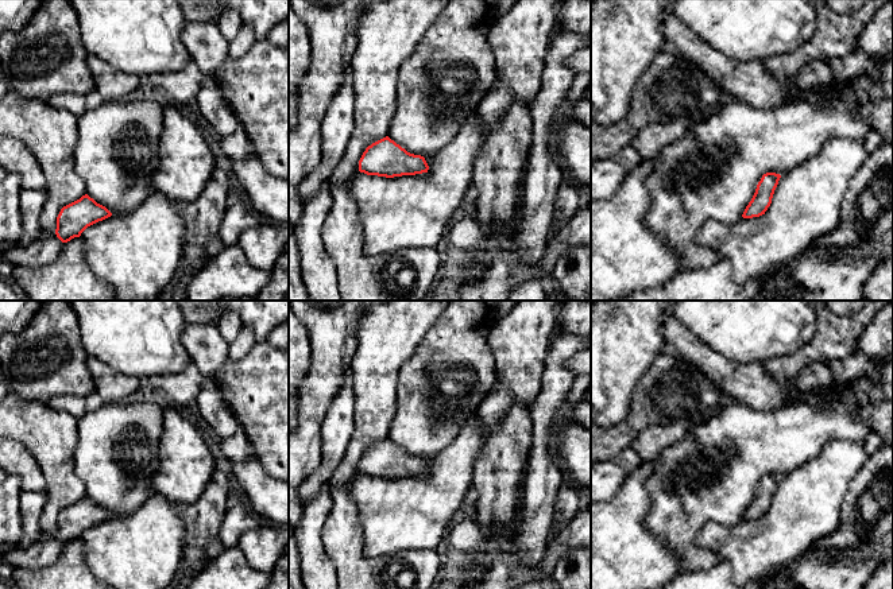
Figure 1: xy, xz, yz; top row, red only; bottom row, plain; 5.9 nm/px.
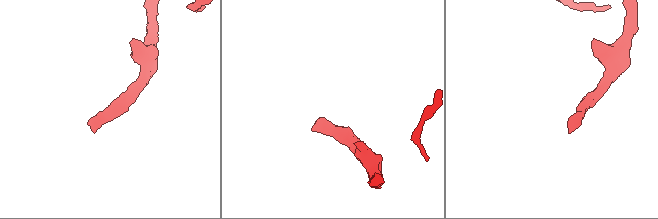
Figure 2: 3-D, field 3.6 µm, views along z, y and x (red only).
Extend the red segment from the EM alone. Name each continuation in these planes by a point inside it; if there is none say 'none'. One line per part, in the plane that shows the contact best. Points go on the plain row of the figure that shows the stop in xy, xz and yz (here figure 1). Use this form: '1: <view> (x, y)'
1: xy (46, 550)

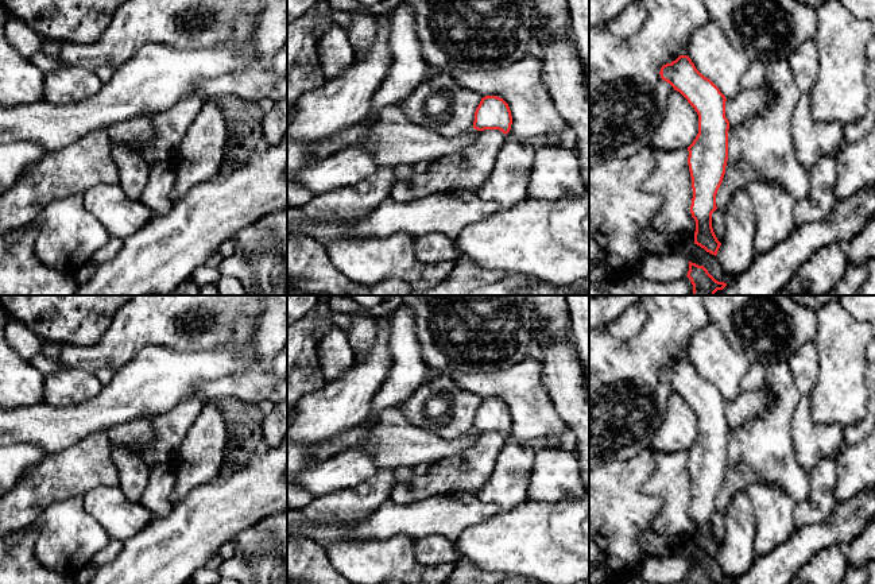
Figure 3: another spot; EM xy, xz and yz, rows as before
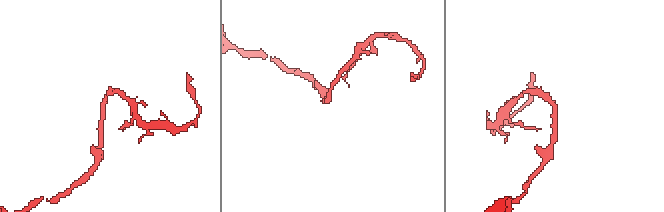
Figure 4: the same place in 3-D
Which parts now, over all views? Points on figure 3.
none

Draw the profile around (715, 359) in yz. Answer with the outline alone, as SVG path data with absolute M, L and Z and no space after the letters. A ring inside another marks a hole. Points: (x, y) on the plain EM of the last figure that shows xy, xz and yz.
M708 322L694 333L688 345L686 357L696 371L720 391L727 402L735 401L743 391L742 382L751 363L729 344L717 325Z

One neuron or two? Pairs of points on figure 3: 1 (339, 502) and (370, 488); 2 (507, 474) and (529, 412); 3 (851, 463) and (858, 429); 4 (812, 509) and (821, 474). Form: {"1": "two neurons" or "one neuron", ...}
{"1": "one neuron", "2": "one neuron", "3": "two neurons", "4": "one neuron"}

